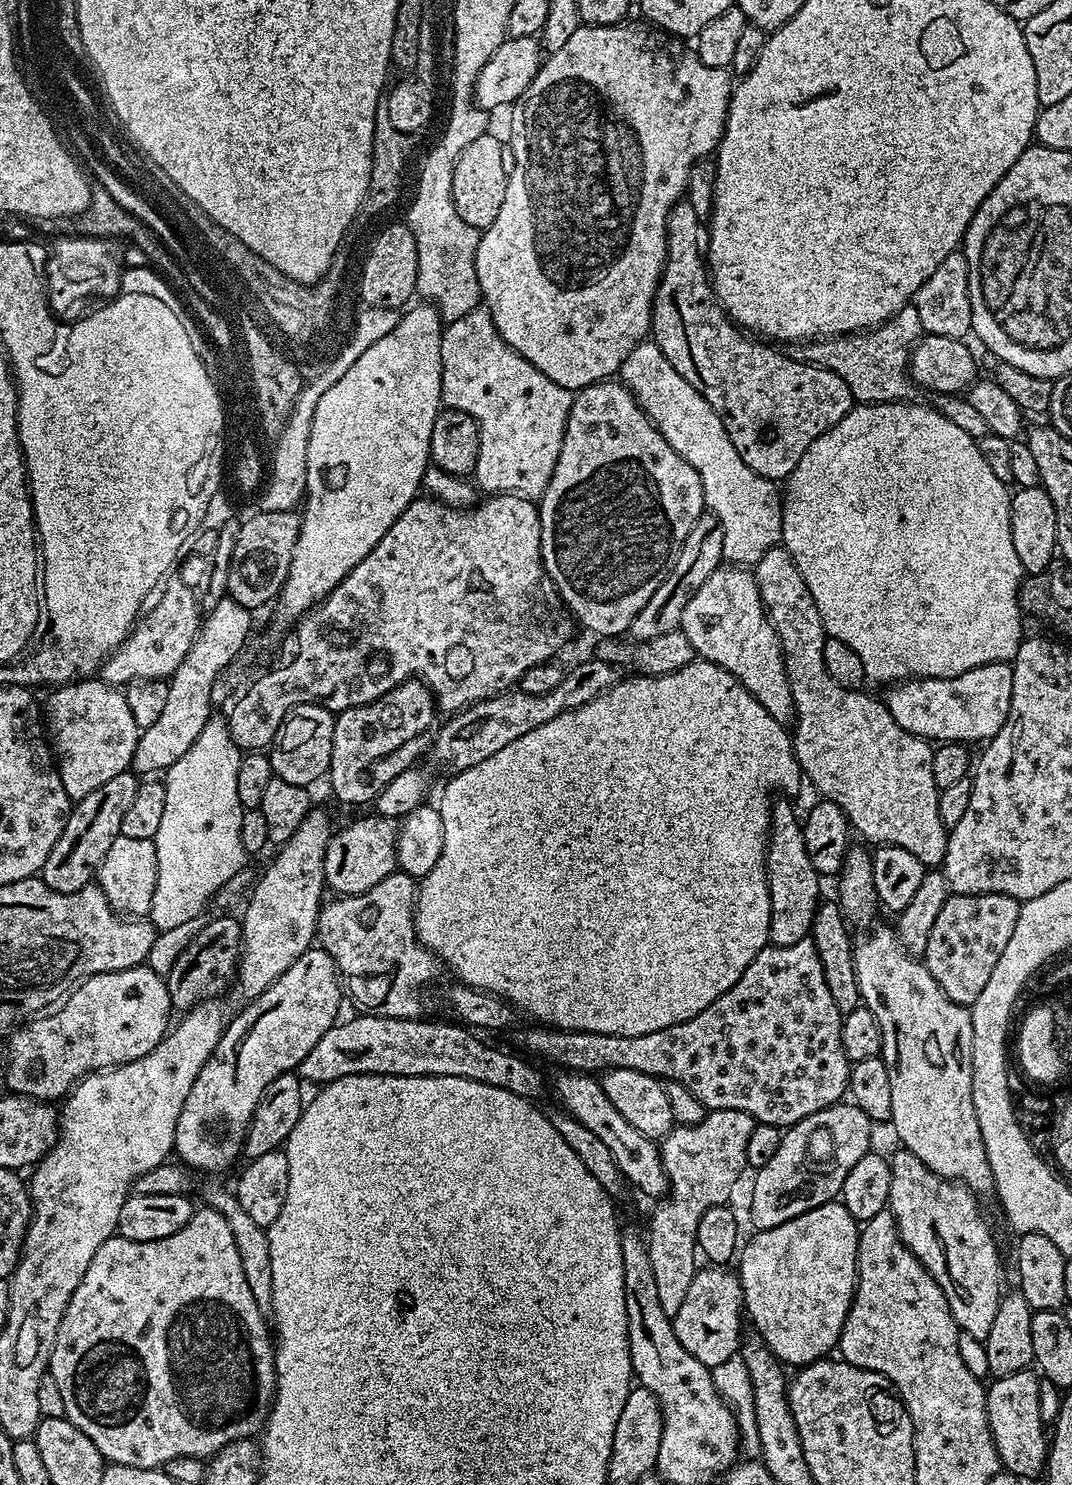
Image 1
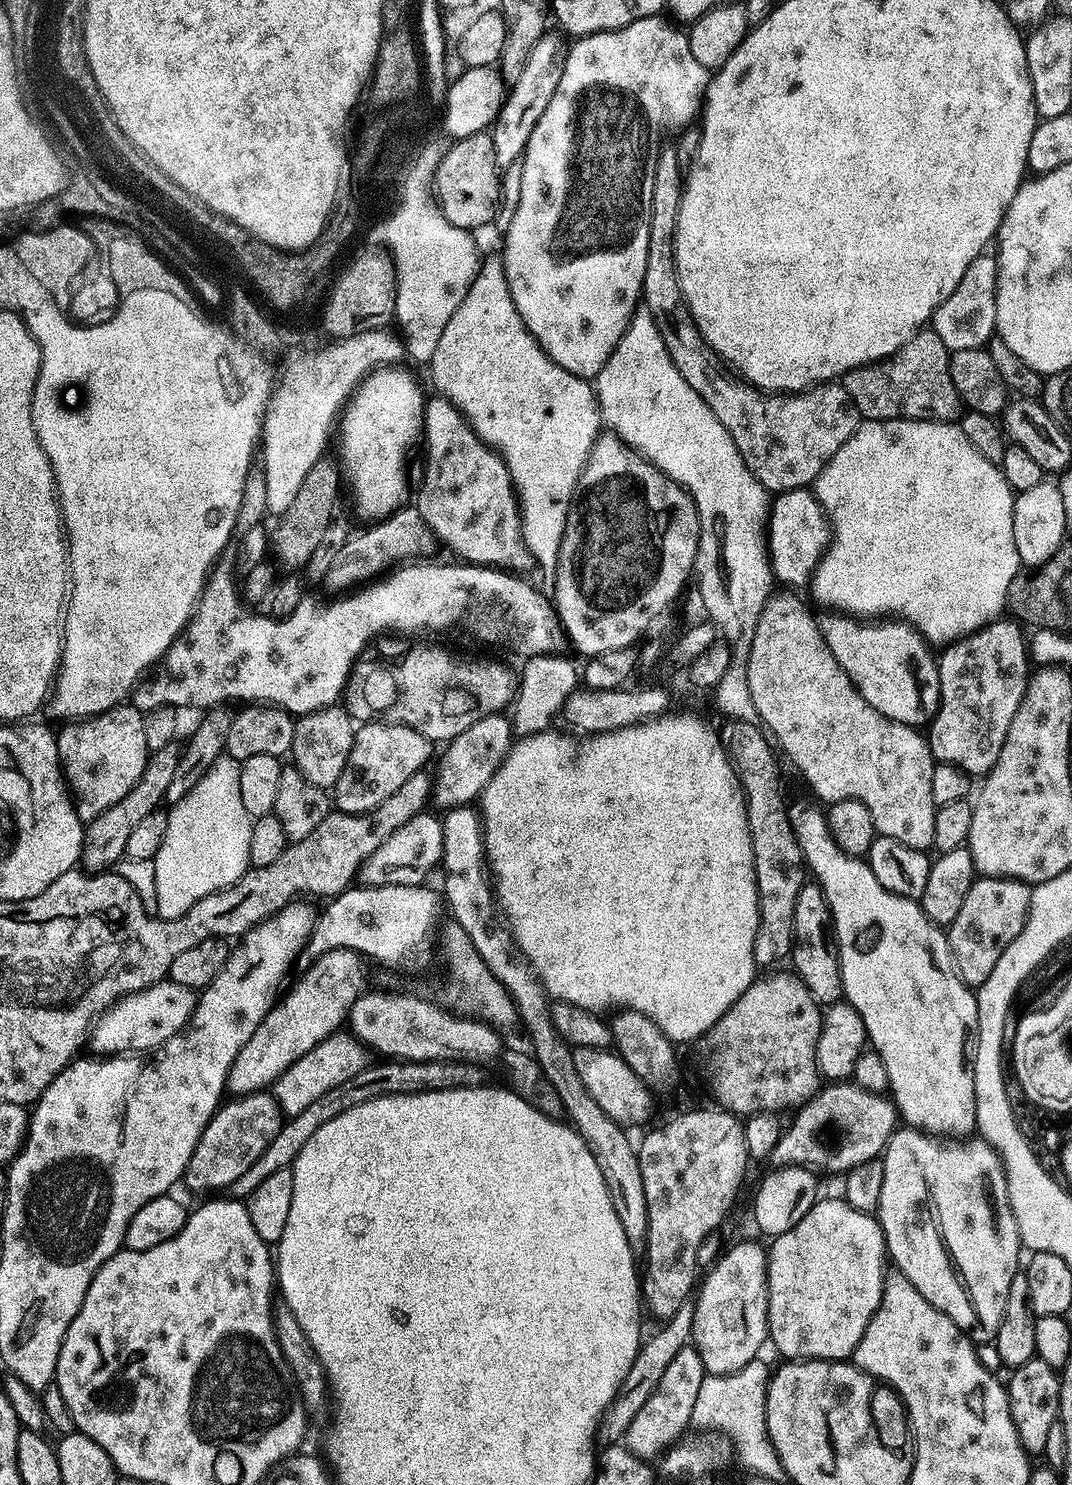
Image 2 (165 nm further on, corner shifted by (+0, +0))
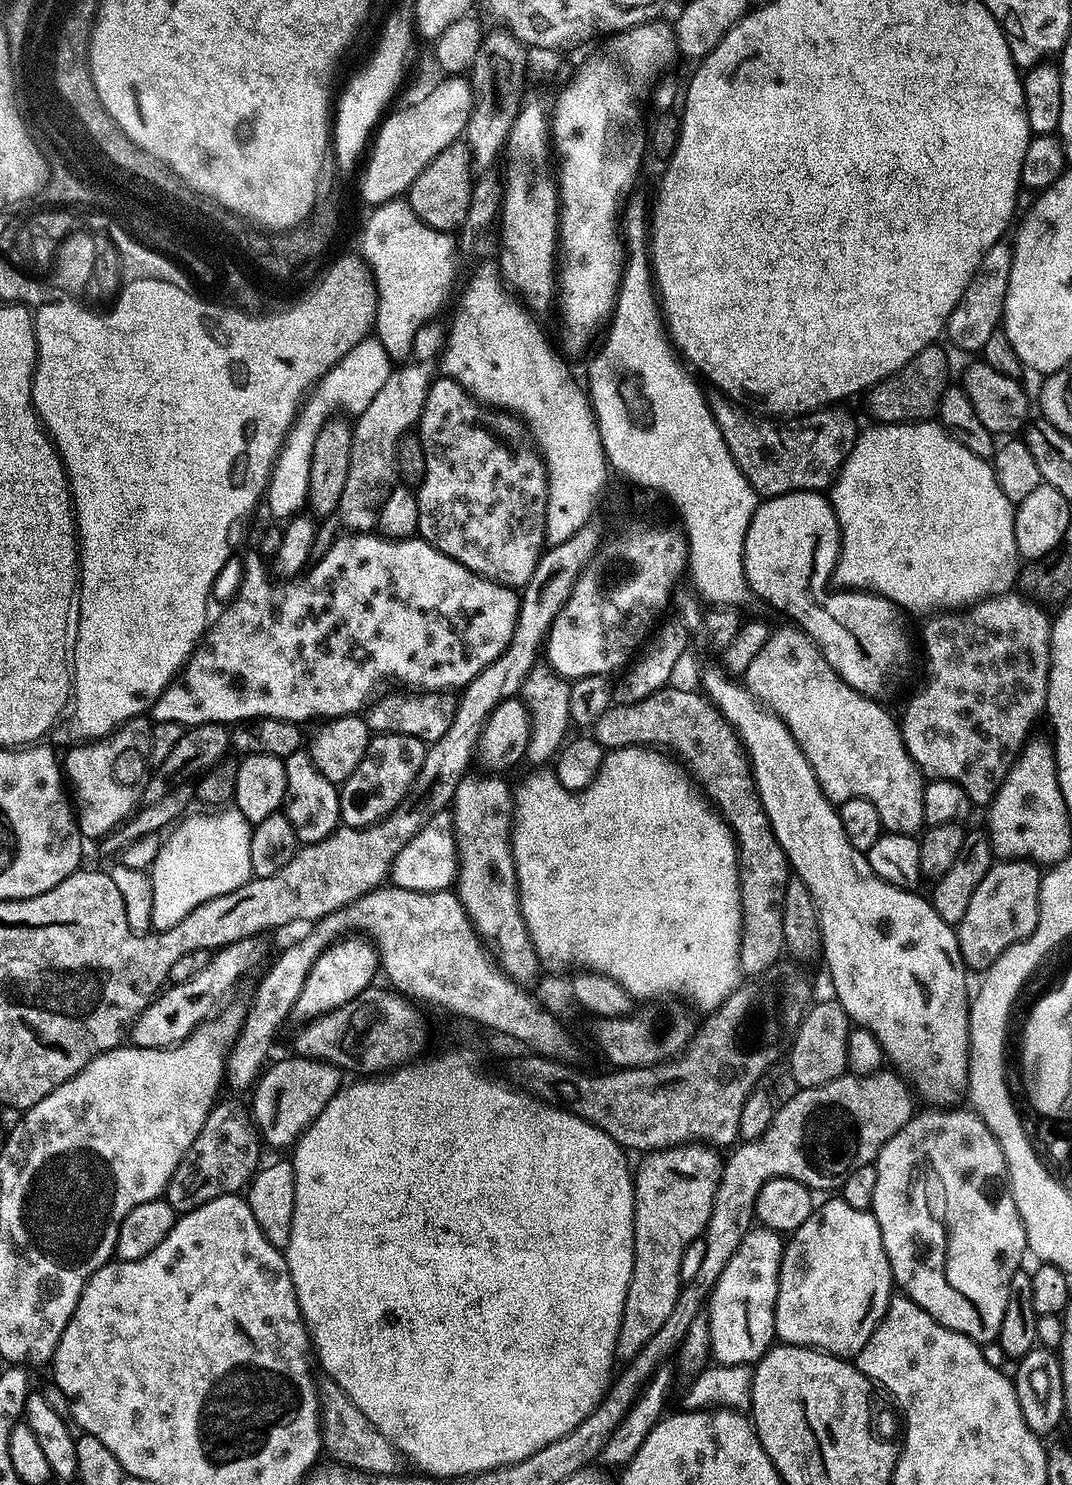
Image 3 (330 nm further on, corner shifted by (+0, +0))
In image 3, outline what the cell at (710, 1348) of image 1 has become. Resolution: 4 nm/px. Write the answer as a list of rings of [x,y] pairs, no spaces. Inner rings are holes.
[[[763,1226],[753,1227],[742,1238],[738,1250],[726,1262],[726,1270],[718,1278],[706,1301],[708,1325],[710,1326],[711,1355],[721,1365],[755,1365],[756,1361],[773,1347],[776,1334],[776,1295],[780,1285],[780,1263],[784,1257],[785,1241],[781,1233]]]

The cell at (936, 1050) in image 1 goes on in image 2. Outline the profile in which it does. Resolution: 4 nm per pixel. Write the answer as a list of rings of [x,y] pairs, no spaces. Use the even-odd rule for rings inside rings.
[[[804,808],[801,812],[791,813],[792,829],[798,838],[798,846],[804,855],[804,863],[807,871],[812,872],[824,891],[825,900],[832,911],[832,927],[835,931],[836,945],[839,948],[841,986],[843,999],[858,1010],[862,1022],[868,1031],[868,1044],[871,1051],[877,1052],[886,1062],[886,1074],[888,1075],[888,1087],[891,1099],[894,1101],[899,1119],[907,1127],[916,1128],[919,1132],[927,1132],[928,1135],[937,1138],[968,1138],[976,1132],[976,1103],[974,1102],[974,1062],[972,1057],[976,1050],[976,1031],[978,1030],[978,1006],[976,1005],[976,993],[968,985],[963,984],[956,973],[956,967],[952,964],[950,954],[950,942],[947,931],[941,925],[935,924],[920,908],[919,903],[907,900],[882,886],[878,878],[874,878],[874,870],[870,870],[867,859],[858,856],[847,856],[834,842],[834,838],[828,829],[828,821],[825,813],[816,808]]]

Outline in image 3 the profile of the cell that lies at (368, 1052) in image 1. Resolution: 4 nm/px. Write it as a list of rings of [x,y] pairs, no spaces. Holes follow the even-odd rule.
[[[290,1056],[290,1059],[288,1060],[282,1060],[274,1065],[271,1066],[271,1064],[260,1074],[259,1078],[257,1079],[257,1082],[255,1086],[253,1087],[252,1094],[254,1094],[252,1098],[252,1112],[250,1108],[250,1114],[251,1117],[254,1119],[255,1125],[257,1126],[257,1129],[260,1131],[262,1130],[262,1134],[260,1133],[261,1139],[263,1138],[272,1146],[278,1148],[280,1146],[286,1146],[288,1147],[290,1145],[293,1145],[296,1140],[300,1138],[300,1136],[303,1135],[304,1130],[306,1127],[308,1127],[309,1124],[311,1124],[313,1121],[316,1120],[318,1114],[321,1113],[321,1111],[325,1108],[326,1105],[328,1105],[328,1102],[330,1098],[335,1094],[336,1091],[339,1091],[339,1088],[342,1084],[342,1079],[340,1080],[340,1076],[342,1077],[341,1071],[336,1068],[335,1065],[331,1064],[325,1064],[323,1061],[315,1061],[306,1059],[304,1057],[297,1057],[297,1056]]]

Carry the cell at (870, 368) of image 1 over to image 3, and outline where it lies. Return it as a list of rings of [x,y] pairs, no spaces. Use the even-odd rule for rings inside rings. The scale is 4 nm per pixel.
[[[940,346],[923,348],[913,360],[906,362],[893,376],[887,376],[867,393],[868,408],[881,424],[924,422],[937,409],[940,393],[949,383],[948,356]]]

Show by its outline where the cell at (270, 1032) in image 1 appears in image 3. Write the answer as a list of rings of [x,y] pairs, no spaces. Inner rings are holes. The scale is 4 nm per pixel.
[[[352,934],[349,940],[340,938],[329,944],[320,957],[314,962],[312,969],[306,974],[302,992],[298,994],[296,1005],[292,1008],[292,1016],[307,1022],[342,1006],[353,1000],[358,994],[369,991],[372,979],[378,976],[378,953],[373,941]]]

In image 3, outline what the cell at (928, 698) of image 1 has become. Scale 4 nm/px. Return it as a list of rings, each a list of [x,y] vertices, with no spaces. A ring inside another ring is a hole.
[[[787,492],[781,496],[769,496],[763,502],[757,503],[756,513],[752,515],[752,521],[750,526],[746,530],[746,538],[744,539],[744,576],[748,579],[748,587],[753,593],[756,592],[769,604],[772,608],[777,608],[780,612],[785,612],[788,616],[793,616],[797,620],[799,631],[803,632],[804,635],[809,636],[812,639],[813,644],[816,648],[824,655],[826,662],[831,666],[837,674],[840,675],[843,680],[855,690],[860,692],[862,695],[869,698],[879,697],[879,692],[903,670],[908,664],[908,659],[912,656],[912,648],[908,645],[908,640],[904,637],[904,632],[899,628],[896,623],[899,622],[901,613],[898,611],[897,605],[893,604],[891,600],[888,600],[885,596],[877,596],[875,592],[867,590],[836,590],[840,592],[832,592],[829,596],[824,596],[819,600],[814,593],[811,592],[812,588],[812,559],[816,556],[816,551],[819,550],[820,544],[824,548],[832,547],[832,550],[839,549],[840,547],[840,533],[837,531],[838,525],[836,523],[836,514],[832,510],[832,506],[827,495],[821,494],[820,492]],[[792,528],[825,528],[828,533],[819,540],[816,536],[808,536],[803,540],[802,537],[792,537]]]

